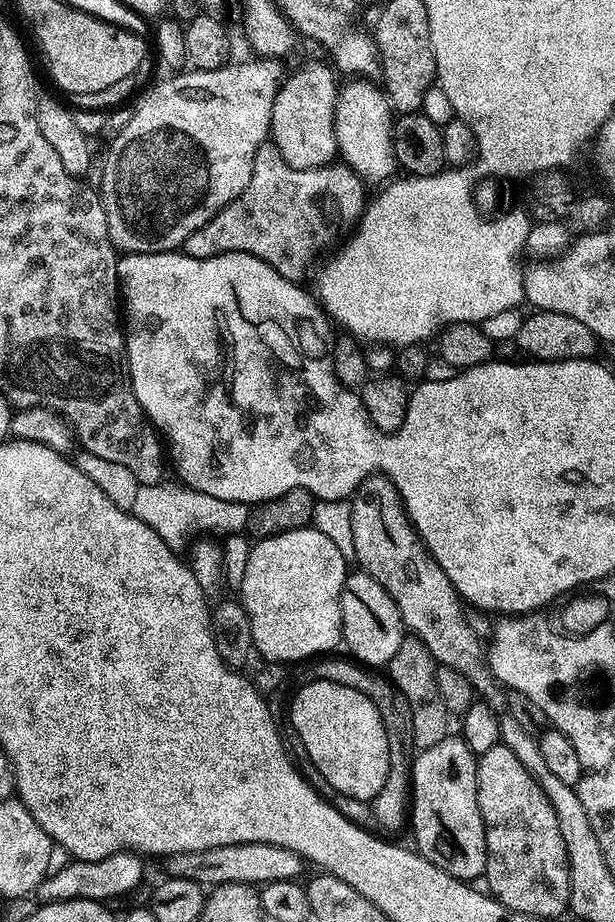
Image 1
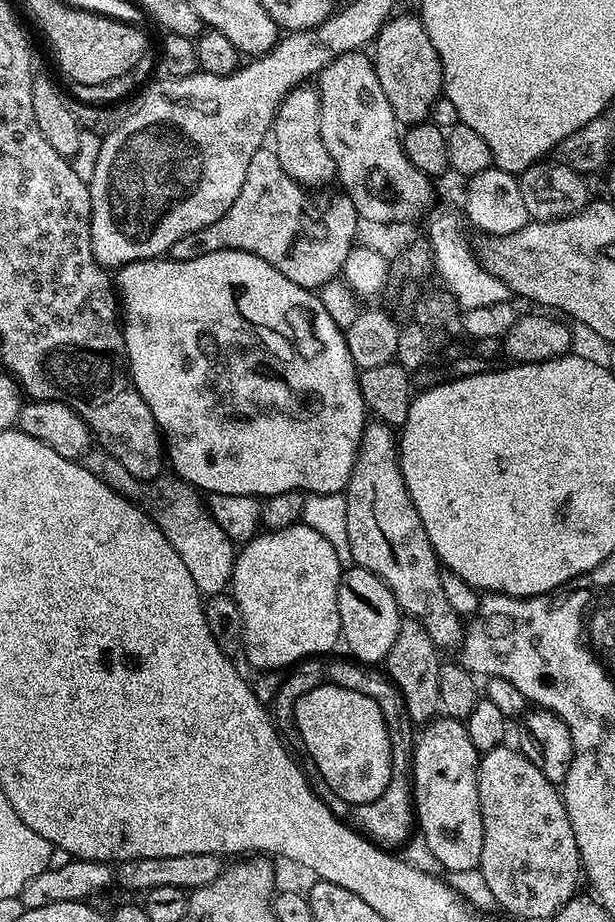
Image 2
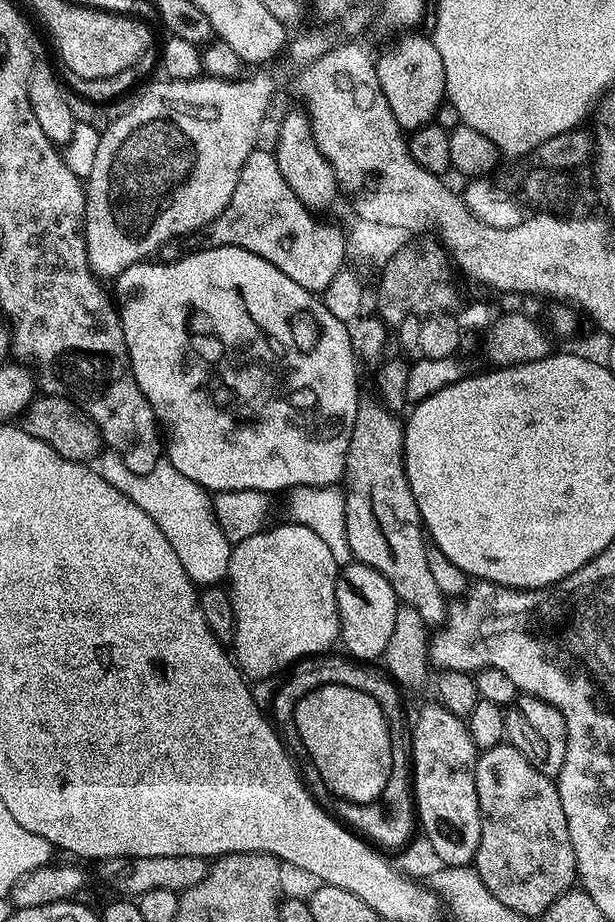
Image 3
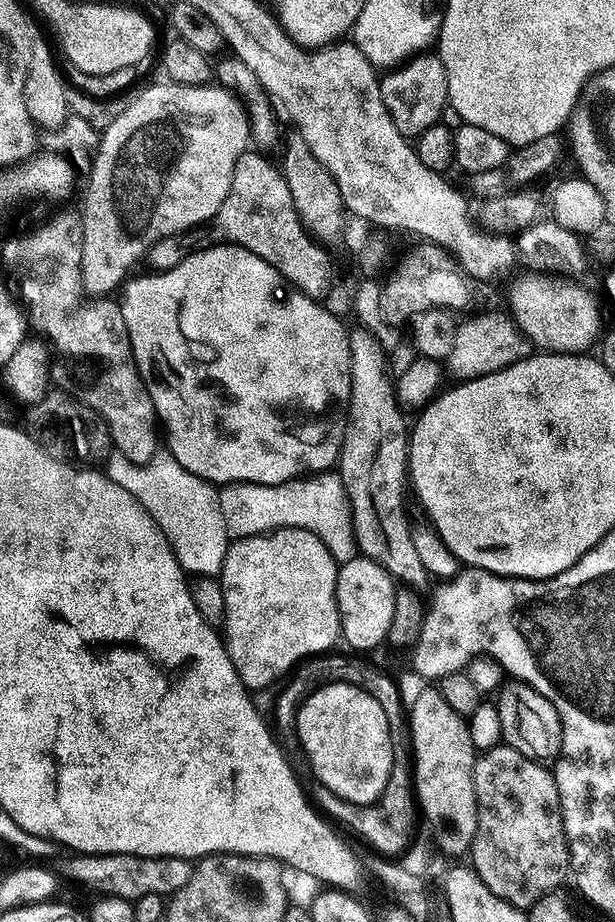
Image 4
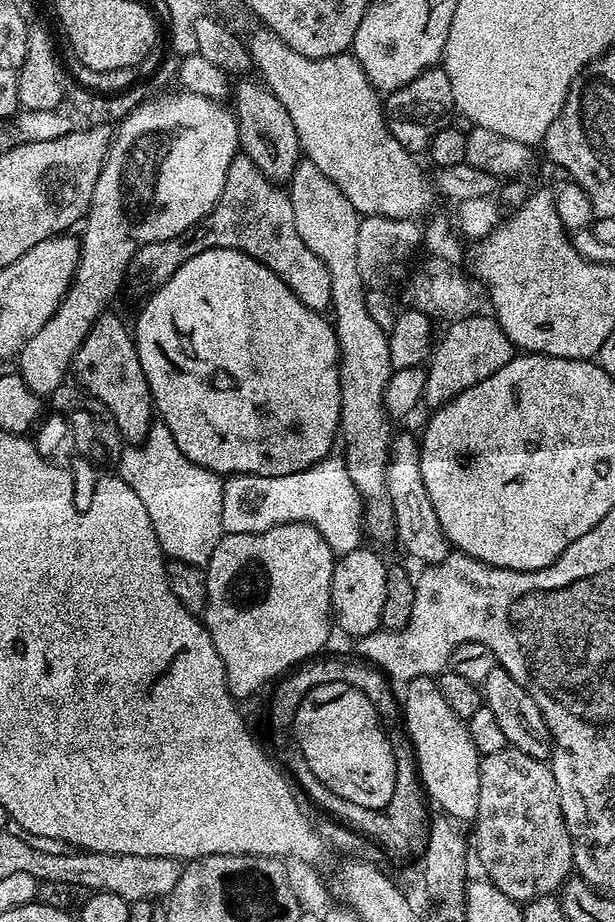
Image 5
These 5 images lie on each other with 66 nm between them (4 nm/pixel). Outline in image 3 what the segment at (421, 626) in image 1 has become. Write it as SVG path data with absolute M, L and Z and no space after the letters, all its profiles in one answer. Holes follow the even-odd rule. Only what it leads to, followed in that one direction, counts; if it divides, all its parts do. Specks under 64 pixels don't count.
M361 399L356 410L356 421L352 423L348 452L344 456L342 491L350 550L359 563L378 570L378 574L387 578L396 592L397 601L414 606L425 622L434 626L443 621L446 615L446 596L439 592L426 562L426 529L408 485L408 473L404 470L404 424L396 417L399 415L395 411L389 410L379 399L376 400Z

